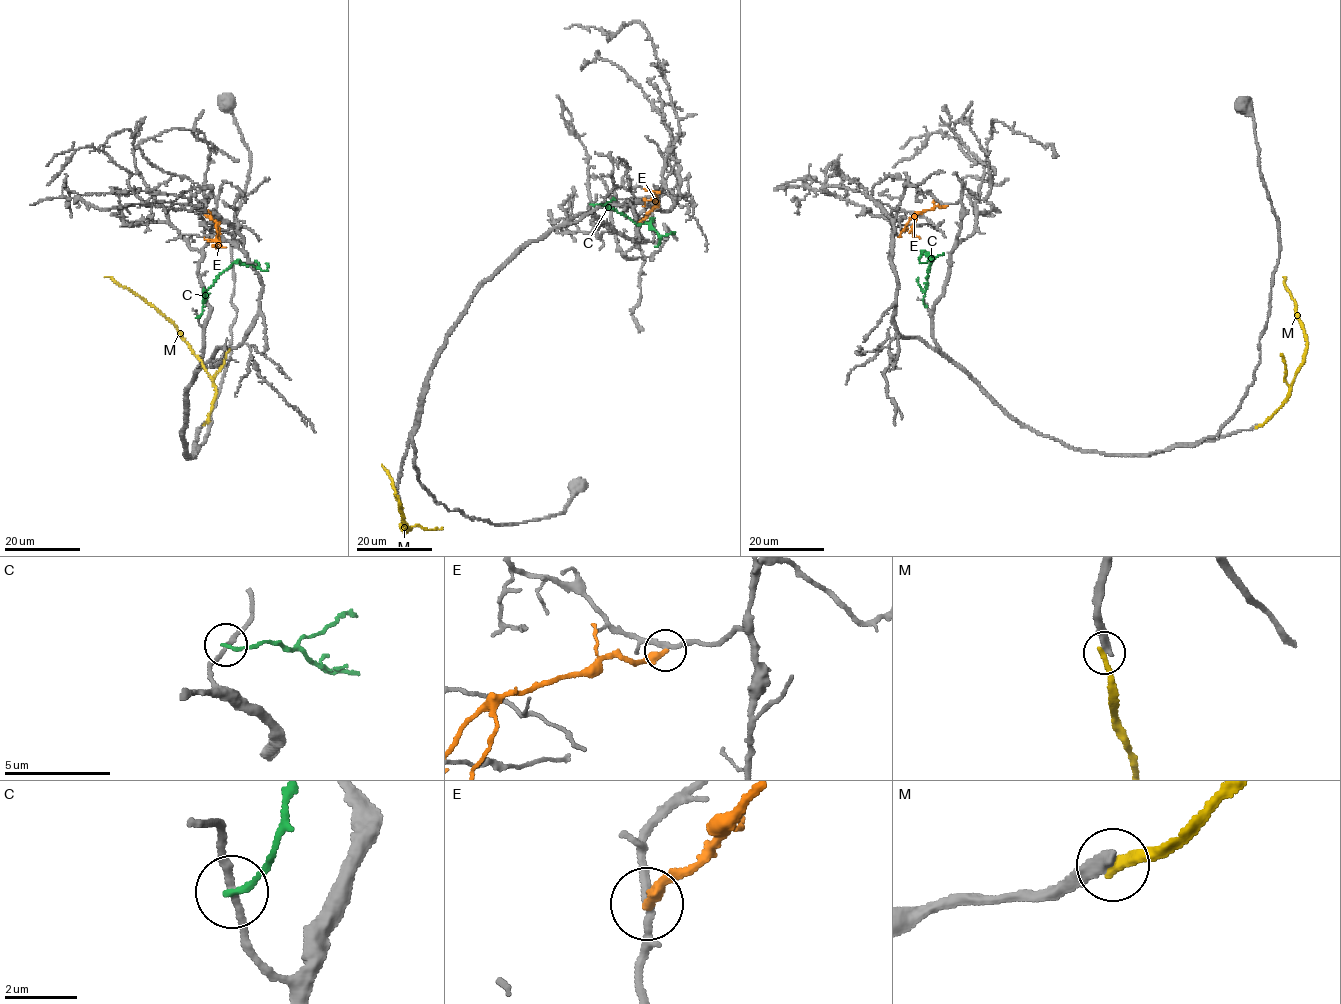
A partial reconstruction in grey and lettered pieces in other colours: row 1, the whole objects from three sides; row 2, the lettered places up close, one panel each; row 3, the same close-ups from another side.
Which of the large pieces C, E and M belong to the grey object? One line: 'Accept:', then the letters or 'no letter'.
Accept: no letter

